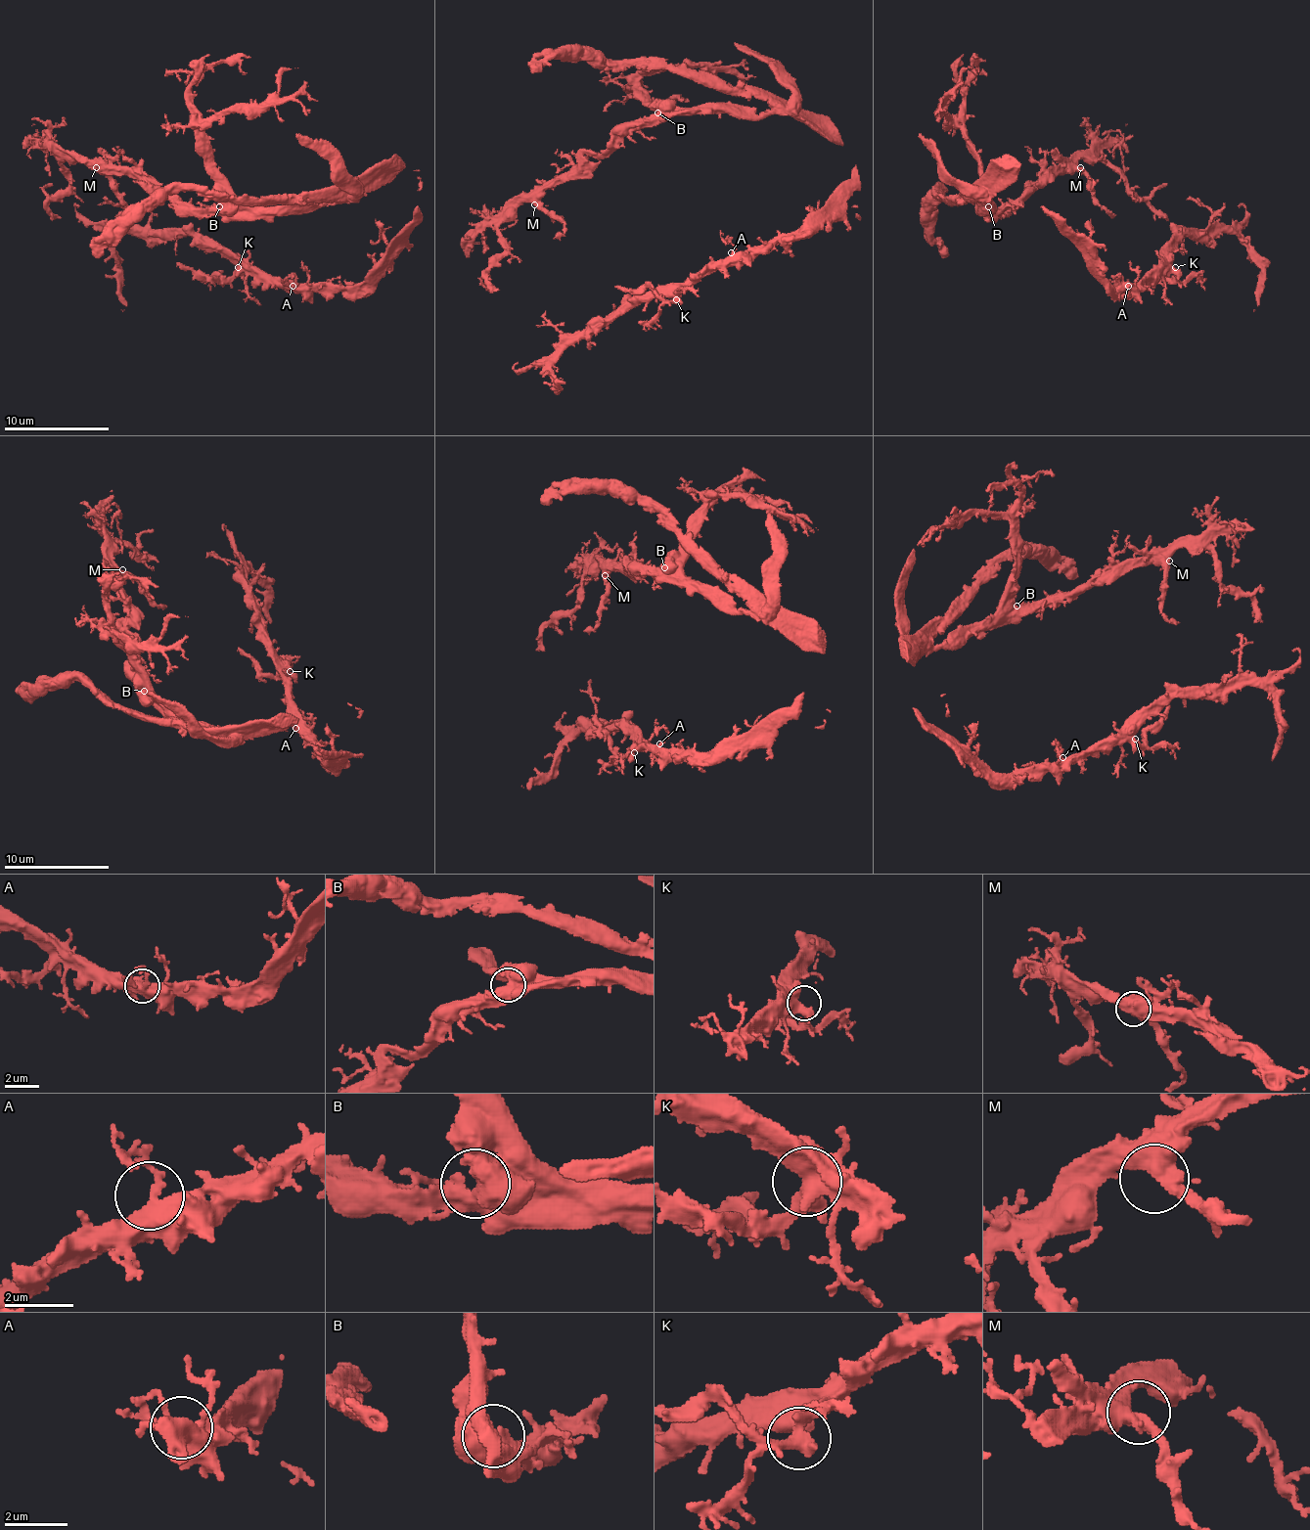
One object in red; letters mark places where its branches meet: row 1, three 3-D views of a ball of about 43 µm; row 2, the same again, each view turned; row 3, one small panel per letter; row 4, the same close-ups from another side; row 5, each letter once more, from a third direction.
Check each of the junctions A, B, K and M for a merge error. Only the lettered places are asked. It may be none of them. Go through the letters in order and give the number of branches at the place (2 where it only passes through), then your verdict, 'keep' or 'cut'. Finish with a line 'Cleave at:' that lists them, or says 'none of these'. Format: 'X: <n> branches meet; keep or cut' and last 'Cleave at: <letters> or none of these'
A: 2 branches meet; keep
B: 2 branches meet; keep
K: 2 branches meet; keep
M: 2 branches meet; keep
Cleave at: none of these

